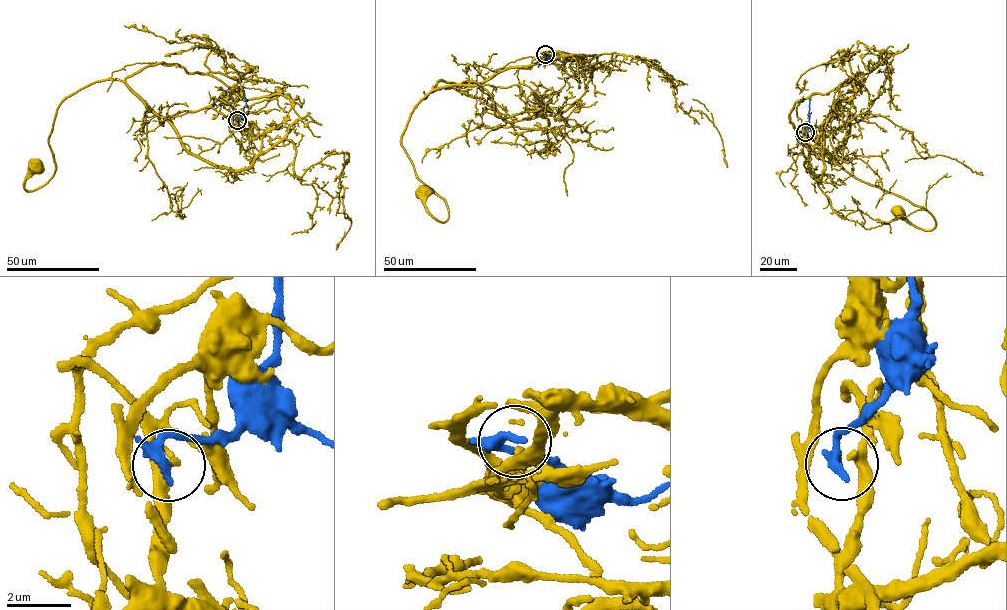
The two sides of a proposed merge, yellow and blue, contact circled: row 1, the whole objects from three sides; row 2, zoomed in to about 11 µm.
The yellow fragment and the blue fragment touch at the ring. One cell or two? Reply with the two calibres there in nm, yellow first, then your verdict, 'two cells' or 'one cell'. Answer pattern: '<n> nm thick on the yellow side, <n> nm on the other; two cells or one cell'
280 nm thick on the yellow side, 260 nm on the other; two cells

